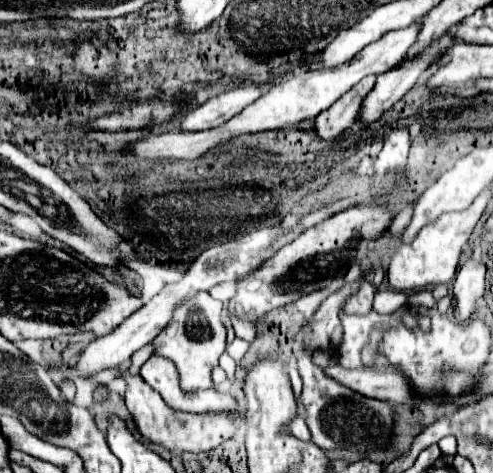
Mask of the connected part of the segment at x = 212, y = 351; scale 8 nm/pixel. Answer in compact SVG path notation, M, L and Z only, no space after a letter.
M200 292L194 300L188 300L182 304L182 308L178 308L178 312L174 312L174 320L170 320L170 324L154 340L156 354L166 356L176 364L180 374L180 388L186 394L214 388L210 372L226 350L226 326L222 324L220 316L222 302L214 300L208 292Z

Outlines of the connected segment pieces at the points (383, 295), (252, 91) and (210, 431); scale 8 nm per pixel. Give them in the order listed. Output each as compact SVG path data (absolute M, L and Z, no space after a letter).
M378 290L374 298L374 310L380 314L390 314L402 306L408 304L408 292L396 292L396 290Z
M246 84L242 88L234 88L230 92L222 92L196 110L188 112L182 120L182 130L210 130L226 124L232 116L242 112L248 104L258 100L264 92L270 90L270 84Z
M120 368L118 378L126 382L124 400L126 406L144 438L164 448L180 448L182 452L206 452L220 446L224 440L230 440L236 432L236 416L230 412L206 412L206 414L192 414L170 408L164 398L152 390L138 374L130 374L128 368Z

